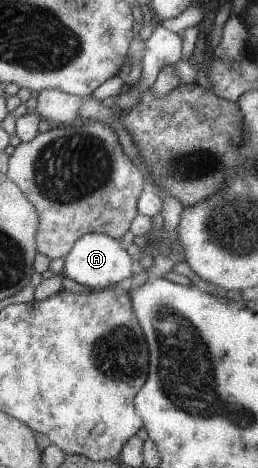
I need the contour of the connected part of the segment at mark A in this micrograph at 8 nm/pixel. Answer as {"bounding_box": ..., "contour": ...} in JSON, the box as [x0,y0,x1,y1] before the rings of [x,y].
{"bounding_box":[62,233,135,290],"contour":[[[87,233],[76,242],[75,246],[64,258],[65,267],[62,276],[90,286],[93,290],[101,290],[119,283],[135,274],[131,256],[119,246],[117,239],[99,233]]]}

